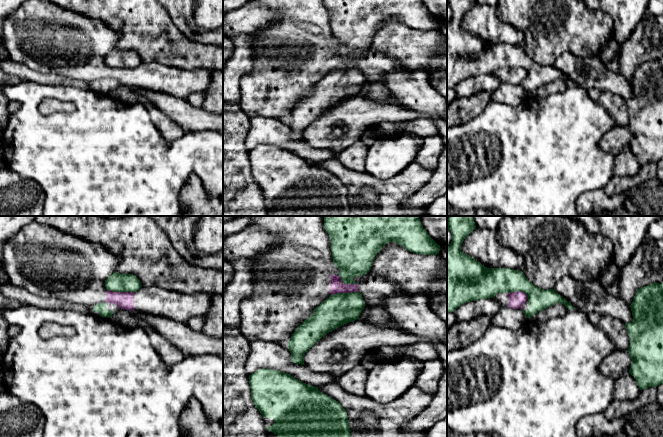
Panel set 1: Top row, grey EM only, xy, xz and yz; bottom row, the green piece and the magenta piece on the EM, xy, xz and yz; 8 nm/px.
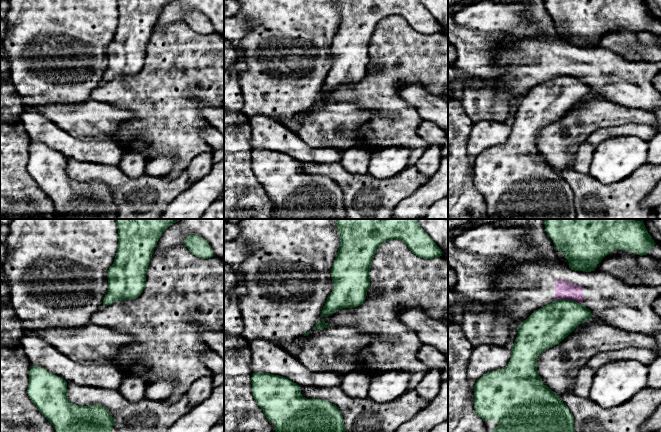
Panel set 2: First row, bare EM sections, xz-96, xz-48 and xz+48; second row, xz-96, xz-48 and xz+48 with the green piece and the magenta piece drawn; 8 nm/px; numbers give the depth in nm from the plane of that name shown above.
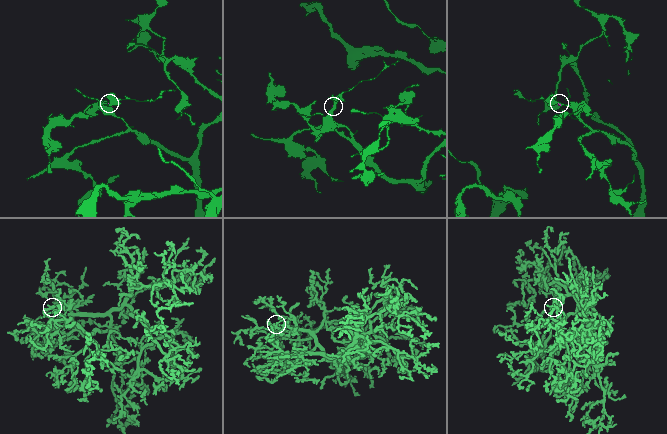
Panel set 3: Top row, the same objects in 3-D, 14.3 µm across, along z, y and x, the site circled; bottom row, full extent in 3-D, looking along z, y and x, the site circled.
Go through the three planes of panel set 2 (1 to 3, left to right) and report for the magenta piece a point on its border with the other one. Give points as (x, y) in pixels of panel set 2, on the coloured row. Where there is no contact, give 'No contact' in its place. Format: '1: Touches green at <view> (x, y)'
1: No contact
2: Touches green at xz-48 (333, 286)
3: Touches green at xz+48 (568, 299)

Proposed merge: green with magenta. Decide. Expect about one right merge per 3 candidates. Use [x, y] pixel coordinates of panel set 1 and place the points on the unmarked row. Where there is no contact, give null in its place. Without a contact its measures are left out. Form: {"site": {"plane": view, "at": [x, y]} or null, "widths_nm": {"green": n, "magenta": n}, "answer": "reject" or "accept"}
{"site": {"plane": "xy", "at": [120, 67]}, "widths_nm": {"green": 150, "magenta": 140}, "answer": "reject"}

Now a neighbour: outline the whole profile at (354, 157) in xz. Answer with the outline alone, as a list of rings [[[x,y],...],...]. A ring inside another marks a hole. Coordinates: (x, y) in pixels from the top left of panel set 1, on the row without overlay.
[[[357,140],[350,147],[338,155],[338,161],[351,171],[364,172],[369,147],[361,140]]]

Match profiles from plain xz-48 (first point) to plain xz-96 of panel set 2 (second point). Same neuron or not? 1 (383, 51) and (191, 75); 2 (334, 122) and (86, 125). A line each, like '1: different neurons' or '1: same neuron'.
1: same neuron
2: same neuron

